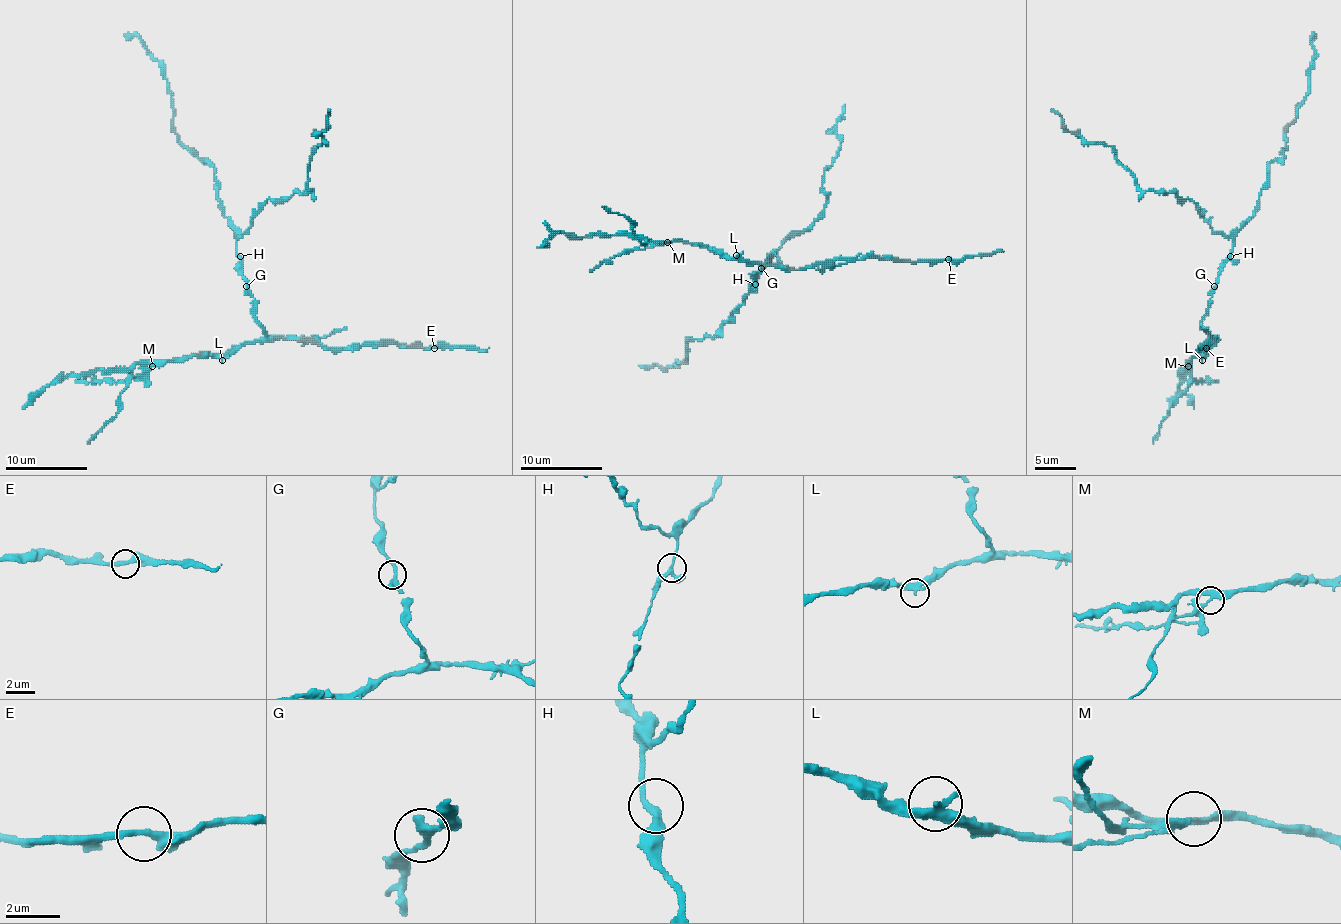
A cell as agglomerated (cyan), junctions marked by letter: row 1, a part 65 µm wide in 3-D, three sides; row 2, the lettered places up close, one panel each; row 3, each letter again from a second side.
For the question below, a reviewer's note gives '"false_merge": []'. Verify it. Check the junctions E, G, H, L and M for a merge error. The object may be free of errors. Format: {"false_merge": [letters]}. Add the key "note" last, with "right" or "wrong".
{"false_merge": ["M"], "note": "wrong"}

